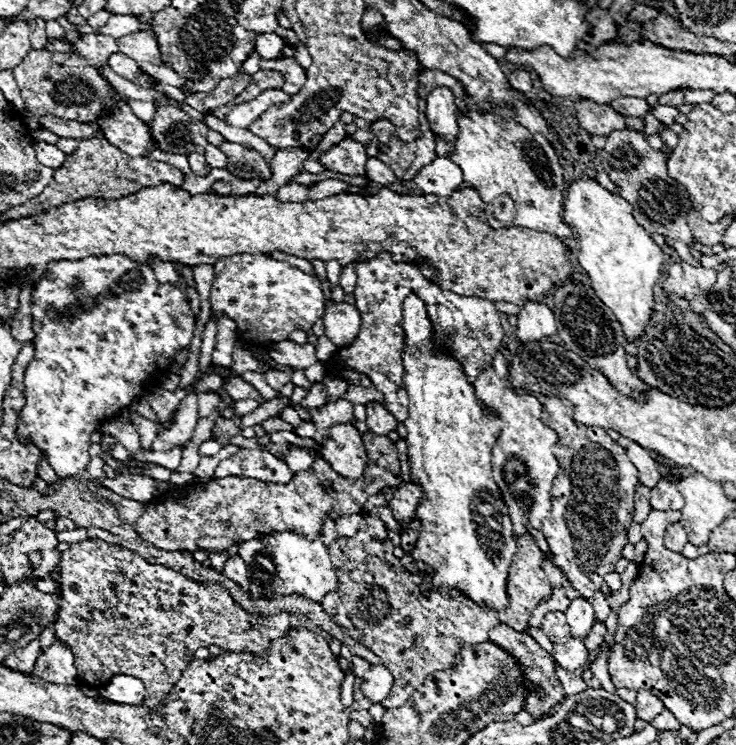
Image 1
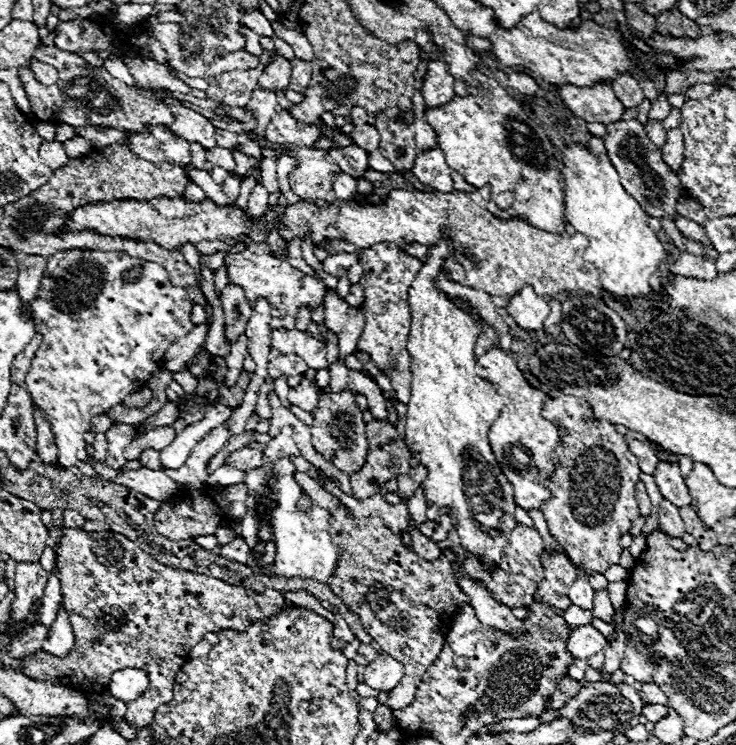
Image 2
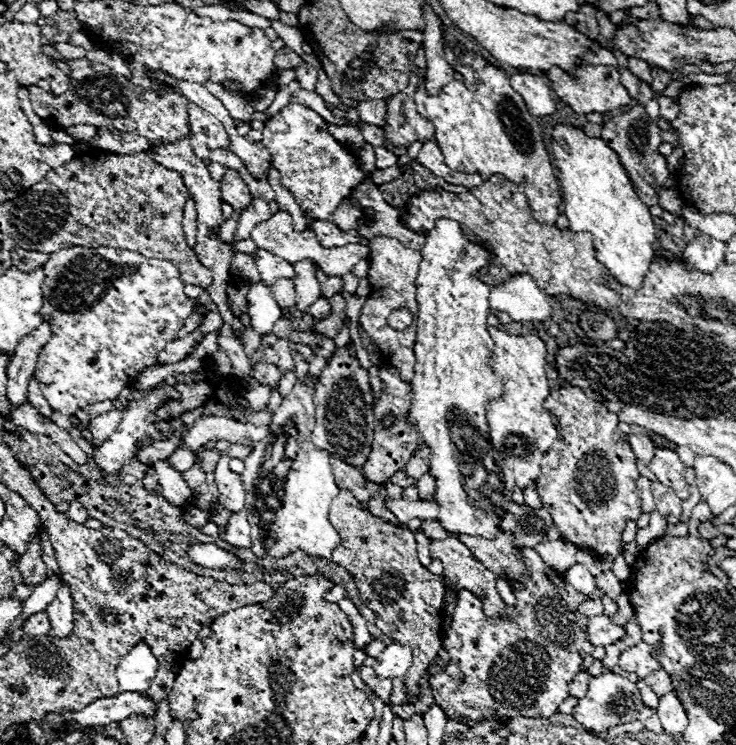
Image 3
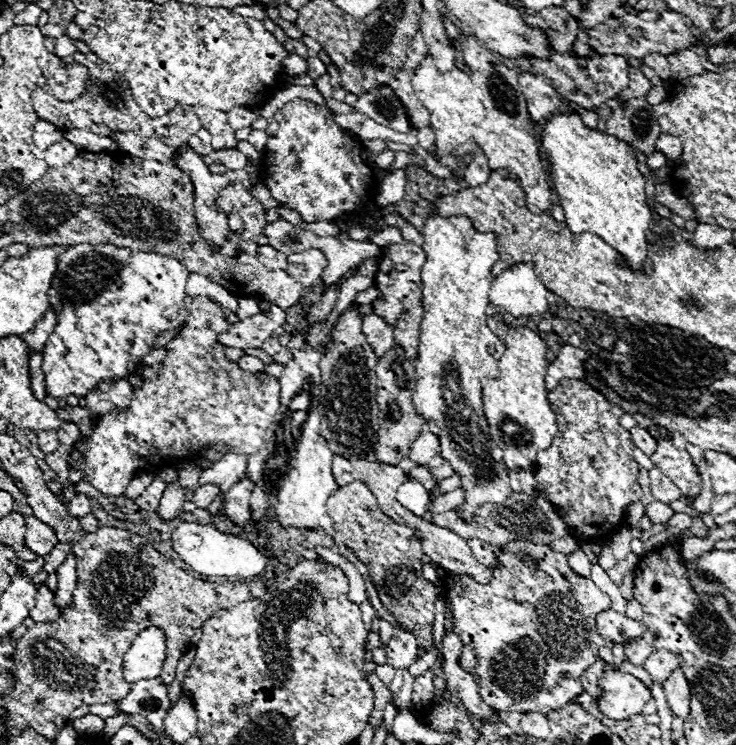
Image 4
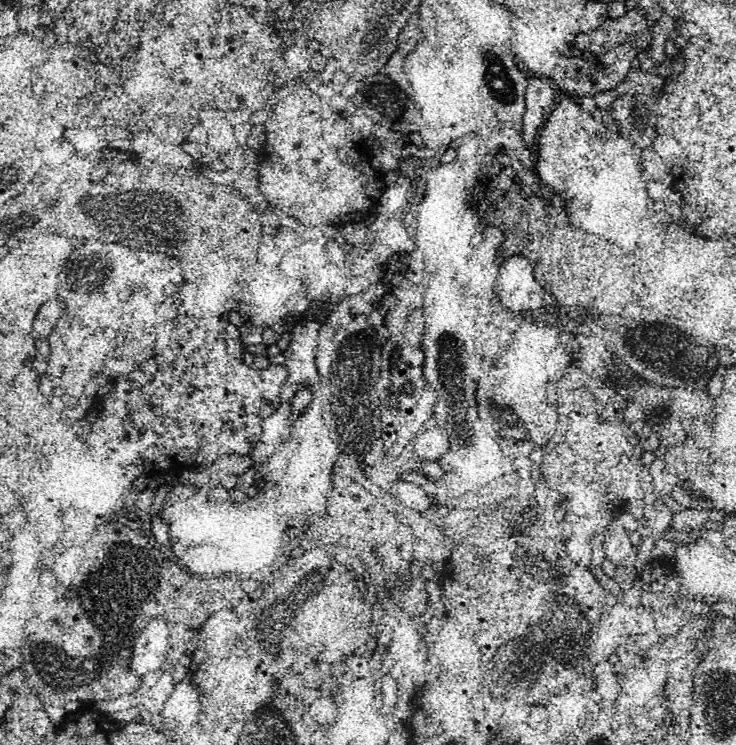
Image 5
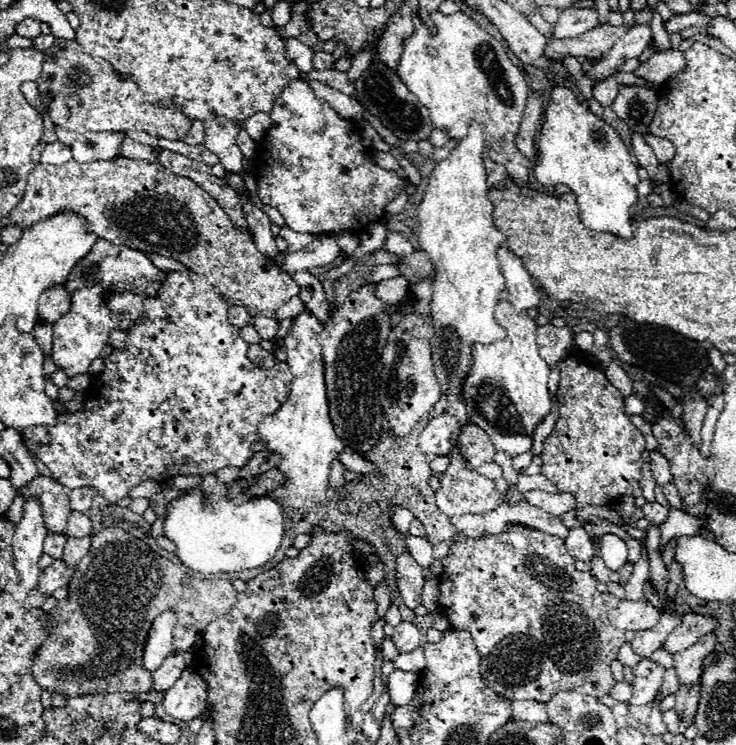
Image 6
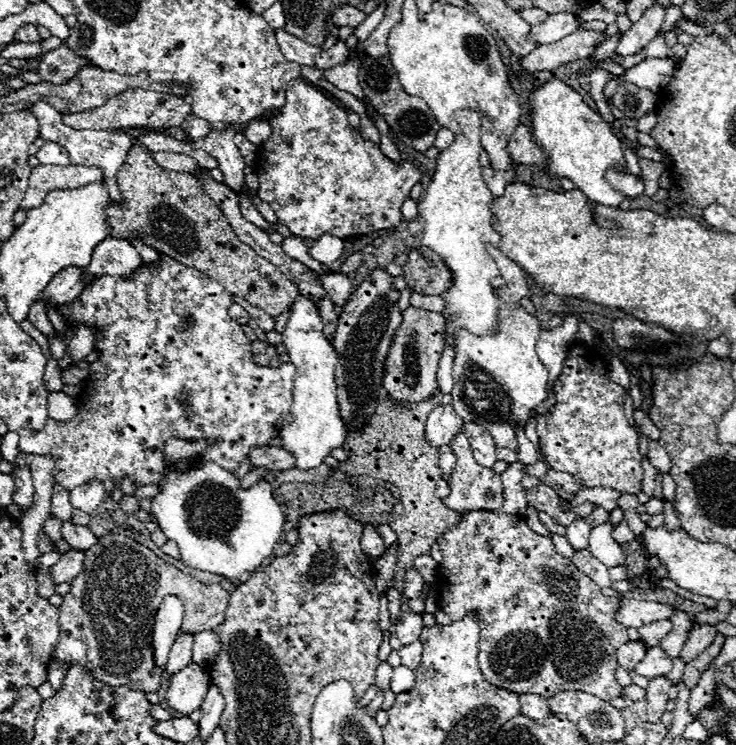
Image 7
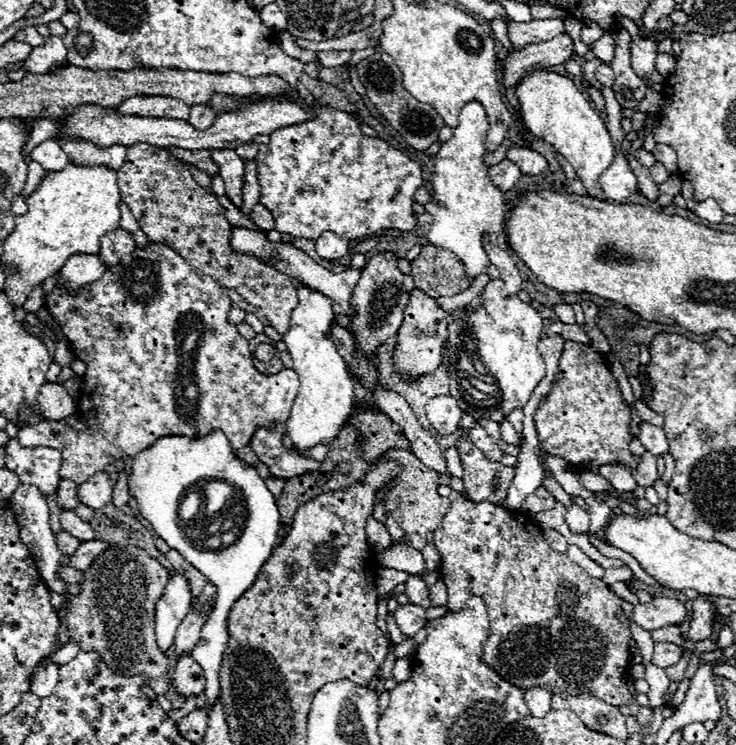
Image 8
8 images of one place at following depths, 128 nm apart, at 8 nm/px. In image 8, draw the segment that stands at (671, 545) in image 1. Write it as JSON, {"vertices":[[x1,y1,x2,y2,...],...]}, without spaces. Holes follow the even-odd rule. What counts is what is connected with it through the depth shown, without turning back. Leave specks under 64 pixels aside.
{"vertices":[[642,422,638,440,654,456,664,456,668,452,668,442,666,442,666,436,664,436,664,430,658,428,658,426,652,426,652,424]]}

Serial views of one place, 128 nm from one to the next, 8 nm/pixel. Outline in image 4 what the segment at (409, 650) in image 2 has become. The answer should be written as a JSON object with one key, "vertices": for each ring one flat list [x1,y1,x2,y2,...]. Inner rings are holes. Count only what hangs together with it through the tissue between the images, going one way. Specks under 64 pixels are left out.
{"vertices":[[360,482,340,486,328,498,326,510,334,520,334,540,348,546,358,556,358,560,366,564,370,580,376,586,378,598,386,604,386,610,404,630,416,634,416,642,420,648,430,652,434,648,432,624,436,612,436,592,434,584,422,576,424,552,420,540,408,526,400,526,386,514,382,514,372,492]]}

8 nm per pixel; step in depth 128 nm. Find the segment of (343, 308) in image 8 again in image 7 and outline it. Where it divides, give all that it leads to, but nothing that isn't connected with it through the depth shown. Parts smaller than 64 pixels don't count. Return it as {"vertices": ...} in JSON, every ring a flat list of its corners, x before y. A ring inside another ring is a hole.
{"vertices":[[328,274,328,276,318,276,322,282,324,290,328,292,330,300,338,306,344,306,352,294,352,282,344,274]]}

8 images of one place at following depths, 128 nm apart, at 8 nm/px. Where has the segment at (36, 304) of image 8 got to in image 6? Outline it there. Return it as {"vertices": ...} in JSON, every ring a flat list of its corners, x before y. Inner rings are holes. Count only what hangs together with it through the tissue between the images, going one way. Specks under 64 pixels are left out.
{"vertices":[[38,324,38,326,34,326,32,336,36,338,36,342,42,348,44,356,50,356,52,354,52,324]]}

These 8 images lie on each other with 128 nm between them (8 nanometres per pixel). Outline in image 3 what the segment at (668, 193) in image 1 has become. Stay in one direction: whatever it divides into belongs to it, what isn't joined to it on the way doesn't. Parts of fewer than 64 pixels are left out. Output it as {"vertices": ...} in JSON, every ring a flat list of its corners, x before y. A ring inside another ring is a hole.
{"vertices":[[640,104,634,106,626,114,610,118,602,128,604,142,608,142,608,146,612,146,612,150,616,150,616,154,620,154,620,164,624,164,624,170,626,170,636,194,640,194,640,200,646,206,658,206,658,190,674,188,674,176,670,176,670,172,668,172,666,158,658,152,658,146,662,144,660,132,662,130,648,118,648,114,644,112,644,106,640,106]]}

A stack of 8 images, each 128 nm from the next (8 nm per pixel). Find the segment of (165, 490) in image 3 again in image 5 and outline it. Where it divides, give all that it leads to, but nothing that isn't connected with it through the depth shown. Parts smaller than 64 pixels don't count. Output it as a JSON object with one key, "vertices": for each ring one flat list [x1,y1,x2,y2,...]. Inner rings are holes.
{"vertices":[[160,512,152,516,152,532,154,532,154,540,158,544,164,544,166,546,166,542,168,542,168,522,162,520]]}

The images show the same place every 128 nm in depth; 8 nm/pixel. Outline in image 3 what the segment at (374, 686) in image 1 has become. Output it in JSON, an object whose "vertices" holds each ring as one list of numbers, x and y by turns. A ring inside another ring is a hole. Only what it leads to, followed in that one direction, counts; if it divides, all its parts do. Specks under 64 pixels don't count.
{"vertices":[[388,644,386,650,380,652,372,668,380,678,402,678,406,676,410,664,412,664,412,652,408,646]]}

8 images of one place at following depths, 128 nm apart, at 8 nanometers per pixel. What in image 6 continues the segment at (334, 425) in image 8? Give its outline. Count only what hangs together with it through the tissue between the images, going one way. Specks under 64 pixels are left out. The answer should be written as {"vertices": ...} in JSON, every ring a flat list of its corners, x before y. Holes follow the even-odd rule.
{"vertices":[[304,310,300,316,294,318,294,324,288,336,284,338,284,348,288,356,286,364,294,374,294,380,290,384,290,396,276,414,260,422,258,434,260,442,266,446,268,452,282,456,280,466,276,466,284,474,282,486,292,494,312,498,316,504,326,504,330,464,338,458,344,446,338,440,328,416,324,362,322,362,322,348,318,344,320,332,322,322,310,310]]}

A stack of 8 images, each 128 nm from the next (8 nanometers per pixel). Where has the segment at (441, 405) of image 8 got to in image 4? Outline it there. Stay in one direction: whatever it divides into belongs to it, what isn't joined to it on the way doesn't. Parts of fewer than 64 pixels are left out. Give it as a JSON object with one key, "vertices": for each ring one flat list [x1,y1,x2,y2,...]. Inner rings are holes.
{"vertices":[[422,432,422,434,414,440,408,458,410,458,412,462,416,462,418,466,428,466,428,462,430,462,438,452,440,452,438,438,436,438,432,432]]}

